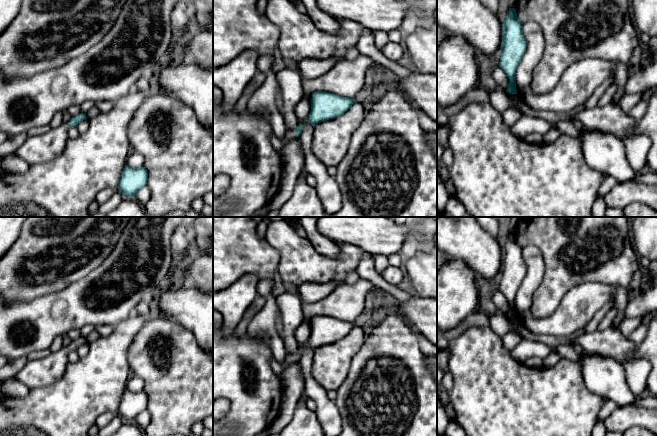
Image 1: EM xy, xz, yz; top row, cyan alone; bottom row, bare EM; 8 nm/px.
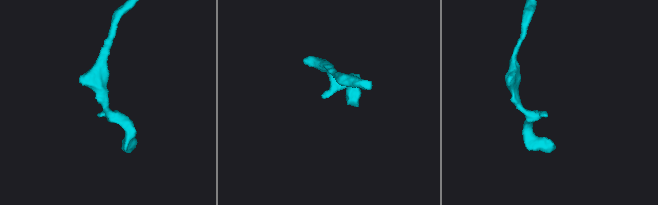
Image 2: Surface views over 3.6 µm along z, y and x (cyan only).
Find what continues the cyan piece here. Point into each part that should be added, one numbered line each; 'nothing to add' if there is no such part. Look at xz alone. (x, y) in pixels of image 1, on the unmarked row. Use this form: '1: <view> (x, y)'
1: xz (289, 358)

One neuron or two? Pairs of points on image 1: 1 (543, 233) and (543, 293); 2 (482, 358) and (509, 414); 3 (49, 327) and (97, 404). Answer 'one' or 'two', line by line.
1: one
2: one
3: two

